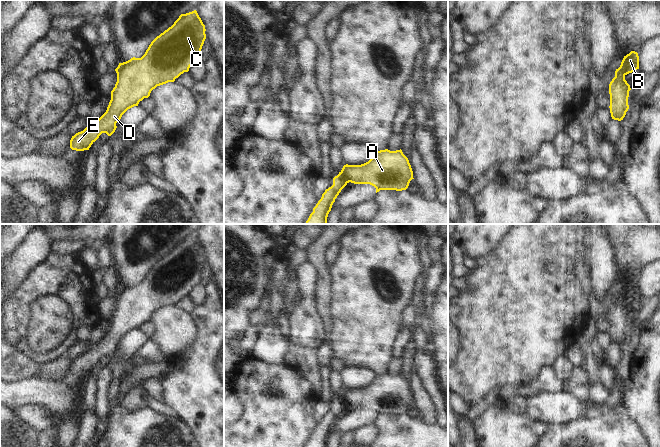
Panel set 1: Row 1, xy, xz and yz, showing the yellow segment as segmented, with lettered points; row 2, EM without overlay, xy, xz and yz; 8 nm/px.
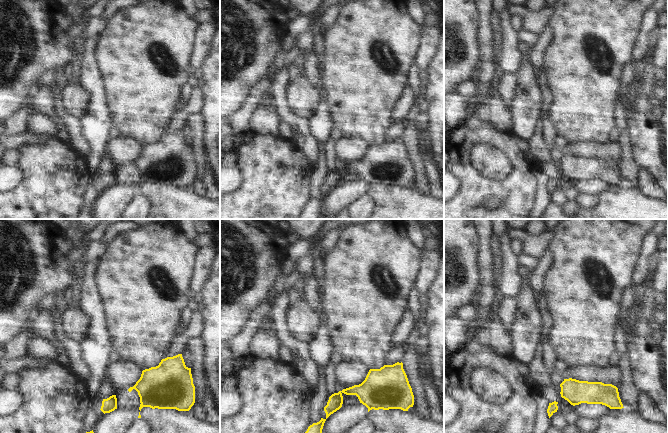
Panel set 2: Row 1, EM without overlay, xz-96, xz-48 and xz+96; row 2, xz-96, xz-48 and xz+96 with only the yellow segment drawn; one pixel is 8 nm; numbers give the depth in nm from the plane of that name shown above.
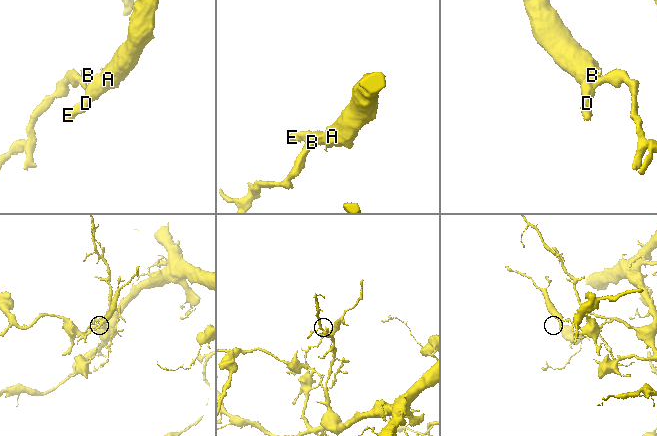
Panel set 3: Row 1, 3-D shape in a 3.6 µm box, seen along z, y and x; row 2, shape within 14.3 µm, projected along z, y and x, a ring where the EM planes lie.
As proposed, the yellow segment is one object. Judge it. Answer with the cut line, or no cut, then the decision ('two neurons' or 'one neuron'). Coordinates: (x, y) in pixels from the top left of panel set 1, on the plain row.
cut in xz along (341, 395), (348, 406); two neurons

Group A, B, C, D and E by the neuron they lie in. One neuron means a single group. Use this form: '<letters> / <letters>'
A C D E / B

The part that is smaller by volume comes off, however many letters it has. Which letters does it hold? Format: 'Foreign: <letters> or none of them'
Foreign: A, C, D, E

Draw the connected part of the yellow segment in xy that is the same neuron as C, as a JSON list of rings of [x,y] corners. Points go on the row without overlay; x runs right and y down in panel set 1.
[[[196,234],[181,238],[174,248],[157,260],[141,282],[121,287],[106,336],[70,364],[70,372],[89,374],[102,357],[111,360],[116,347],[130,332],[148,322],[157,310],[174,306],[199,284],[206,263],[205,249]]]

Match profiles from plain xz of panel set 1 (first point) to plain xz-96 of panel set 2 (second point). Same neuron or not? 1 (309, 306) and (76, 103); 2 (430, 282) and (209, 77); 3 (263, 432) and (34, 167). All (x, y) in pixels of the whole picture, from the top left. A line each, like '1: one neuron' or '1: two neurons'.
1: one neuron
2: two neurons
3: one neuron

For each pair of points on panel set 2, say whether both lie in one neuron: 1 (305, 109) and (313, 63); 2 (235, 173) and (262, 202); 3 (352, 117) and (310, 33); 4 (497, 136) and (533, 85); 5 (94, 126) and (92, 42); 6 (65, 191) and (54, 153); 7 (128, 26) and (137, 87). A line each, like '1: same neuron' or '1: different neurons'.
1: different neurons
2: different neurons
3: different neurons
4: different neurons
5: same neuron
6: same neuron
7: same neuron

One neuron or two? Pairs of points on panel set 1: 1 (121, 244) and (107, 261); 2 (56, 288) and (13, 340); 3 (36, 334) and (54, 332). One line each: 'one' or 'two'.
1: two
2: one
3: one

